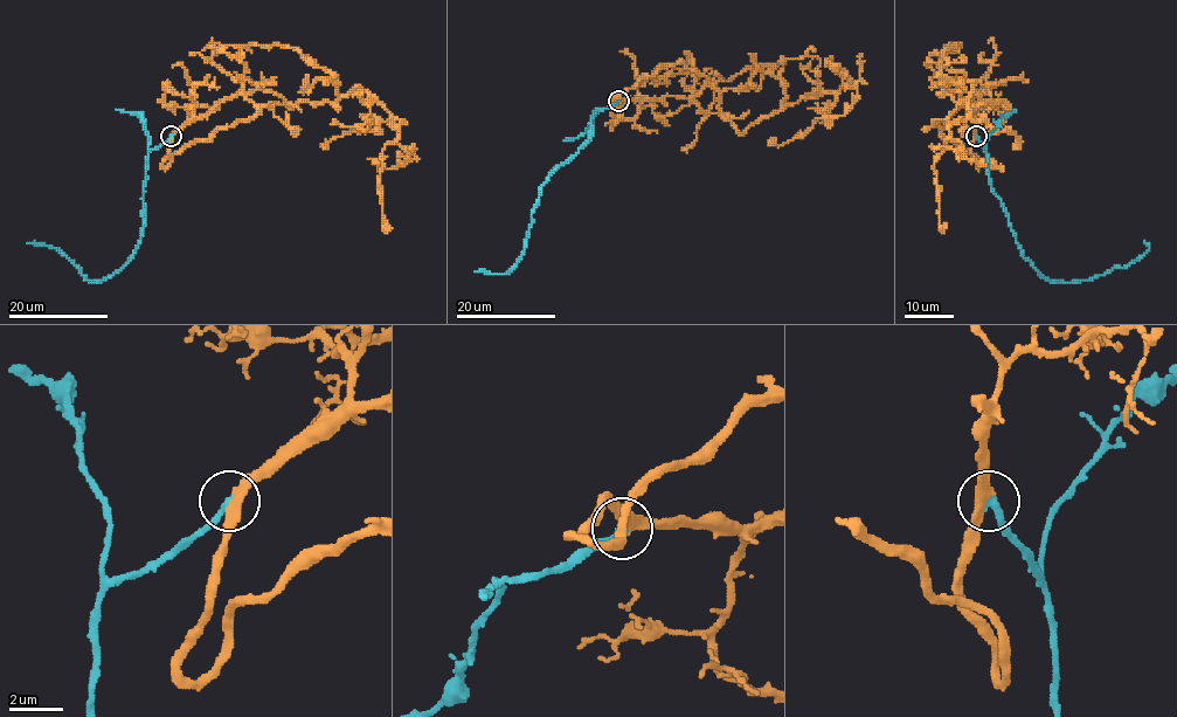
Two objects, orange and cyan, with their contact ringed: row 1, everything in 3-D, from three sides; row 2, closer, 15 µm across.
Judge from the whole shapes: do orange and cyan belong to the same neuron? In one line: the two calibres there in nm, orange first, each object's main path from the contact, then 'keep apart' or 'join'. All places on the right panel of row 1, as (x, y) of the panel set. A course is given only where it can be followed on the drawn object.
320/260 nm | orange via (975, 136), (973, 95), (960, 107), (1009, 105), (973, 89), (969, 115), (949, 126), (934, 167), (943, 234) | cyan via (975, 136), (988, 154), (990, 190), (1015, 241), (1046, 280), (1102, 275), (1148, 250), (1146, 242) | join

